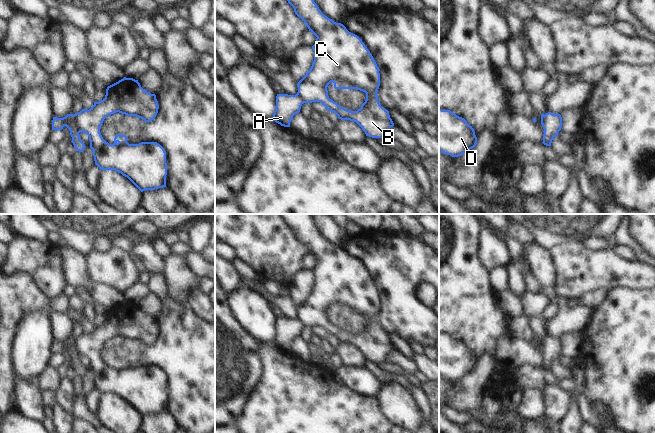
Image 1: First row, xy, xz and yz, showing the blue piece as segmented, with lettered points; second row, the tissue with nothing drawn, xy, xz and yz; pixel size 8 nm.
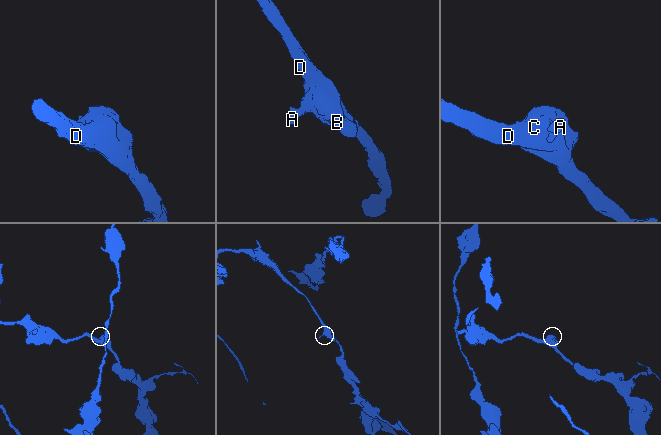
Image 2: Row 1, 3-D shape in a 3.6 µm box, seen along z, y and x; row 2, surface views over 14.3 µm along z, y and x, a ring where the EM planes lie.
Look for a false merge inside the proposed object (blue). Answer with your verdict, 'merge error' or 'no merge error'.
merge error

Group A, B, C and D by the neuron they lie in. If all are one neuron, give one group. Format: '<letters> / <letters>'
A / B C D

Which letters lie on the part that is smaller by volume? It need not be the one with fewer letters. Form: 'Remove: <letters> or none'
Remove: A

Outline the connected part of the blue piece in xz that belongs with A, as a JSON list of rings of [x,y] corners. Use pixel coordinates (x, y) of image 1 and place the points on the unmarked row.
[[[277,318],[276,332],[272,345],[284,351],[290,351],[293,340],[300,336],[304,326],[297,319]]]

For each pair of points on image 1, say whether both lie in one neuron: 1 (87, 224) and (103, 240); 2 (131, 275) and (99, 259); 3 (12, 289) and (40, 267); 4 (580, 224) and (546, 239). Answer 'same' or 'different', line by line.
1: different
2: same
3: different
4: same

